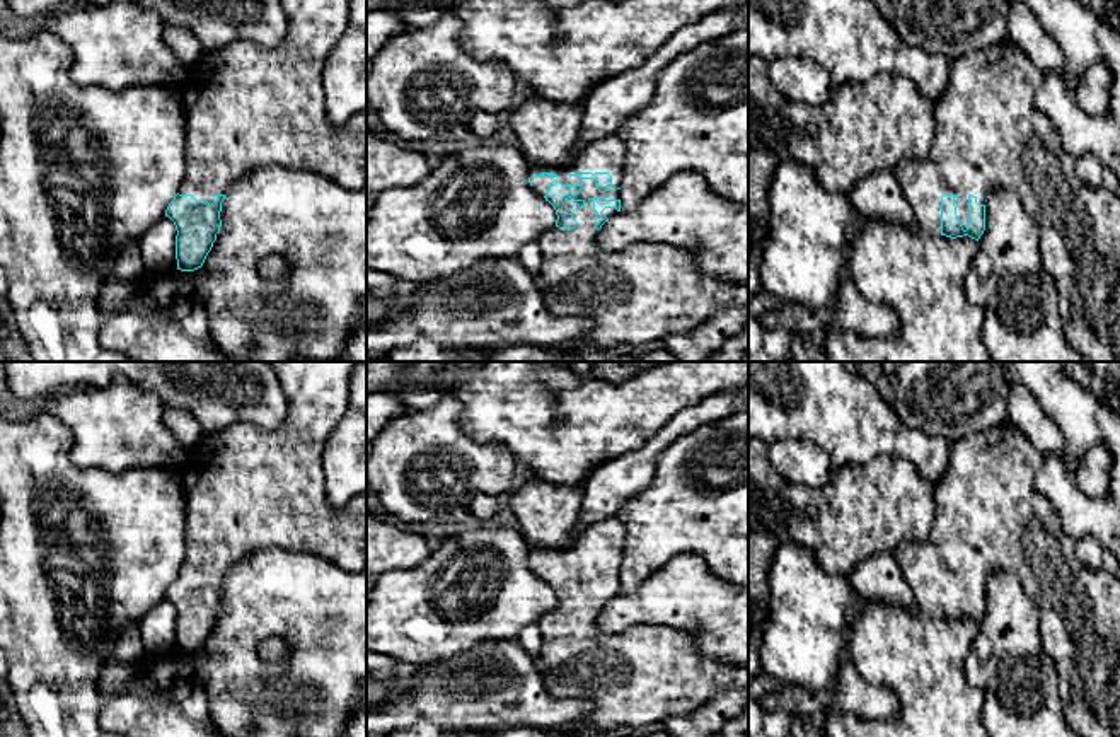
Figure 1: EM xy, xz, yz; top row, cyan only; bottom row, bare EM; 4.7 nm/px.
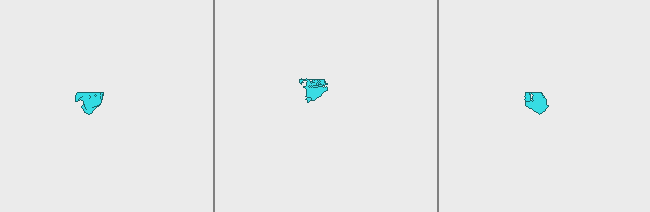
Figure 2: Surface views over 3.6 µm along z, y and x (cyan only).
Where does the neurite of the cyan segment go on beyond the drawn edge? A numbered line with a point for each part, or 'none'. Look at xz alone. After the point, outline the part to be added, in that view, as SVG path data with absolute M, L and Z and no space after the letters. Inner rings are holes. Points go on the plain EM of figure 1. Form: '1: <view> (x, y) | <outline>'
1: xz (645, 674) | M615 515L590 525L566 549L530 548L528 560L540 578L547 578L547 568L554 561L563 566L583 568L576 578L571 578L585 583L583 590L571 595L578 607L573 612L554 609L539 621L542 647L535 664L552 698L586 699L593 710L578 723L547 728L552 737L581 735L588 728L612 732L627 727L638 730L675 715L689 715L719 691L748 689L748 667L730 665L702 655L696 633L656 624L638 624L622 633L605 633L597 626L597 594L588 582L621 582L624 534L624 522ZM576 554L609 554L615 572L600 575L593 561L578 561Z

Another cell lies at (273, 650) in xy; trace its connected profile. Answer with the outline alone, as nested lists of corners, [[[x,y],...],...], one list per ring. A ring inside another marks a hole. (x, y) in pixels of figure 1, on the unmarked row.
[[[268,638],[259,647],[261,660],[268,664],[281,664],[290,652],[290,645],[280,638]]]

